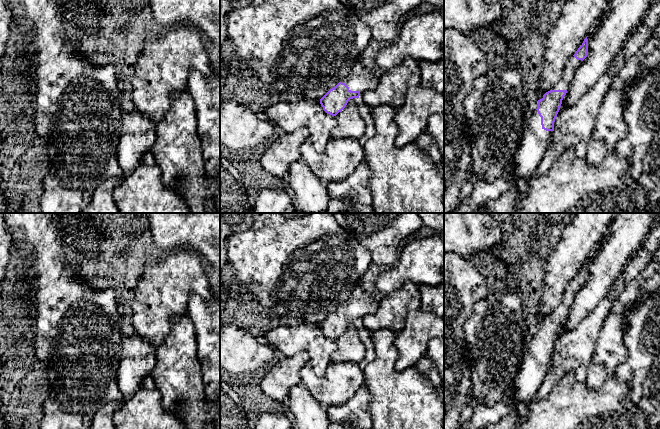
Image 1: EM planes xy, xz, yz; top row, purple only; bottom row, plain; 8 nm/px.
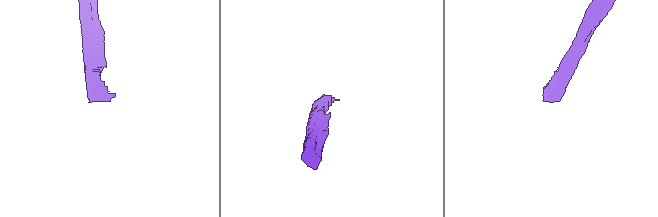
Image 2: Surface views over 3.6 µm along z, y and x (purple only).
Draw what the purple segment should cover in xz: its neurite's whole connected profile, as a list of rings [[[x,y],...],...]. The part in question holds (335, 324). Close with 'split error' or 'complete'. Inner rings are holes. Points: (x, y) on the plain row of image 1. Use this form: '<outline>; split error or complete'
[[[359,284],[350,297],[320,323],[320,328],[327,338],[336,340],[350,323],[358,323],[365,315],[374,314],[379,303],[378,295],[367,292]]]; split error

